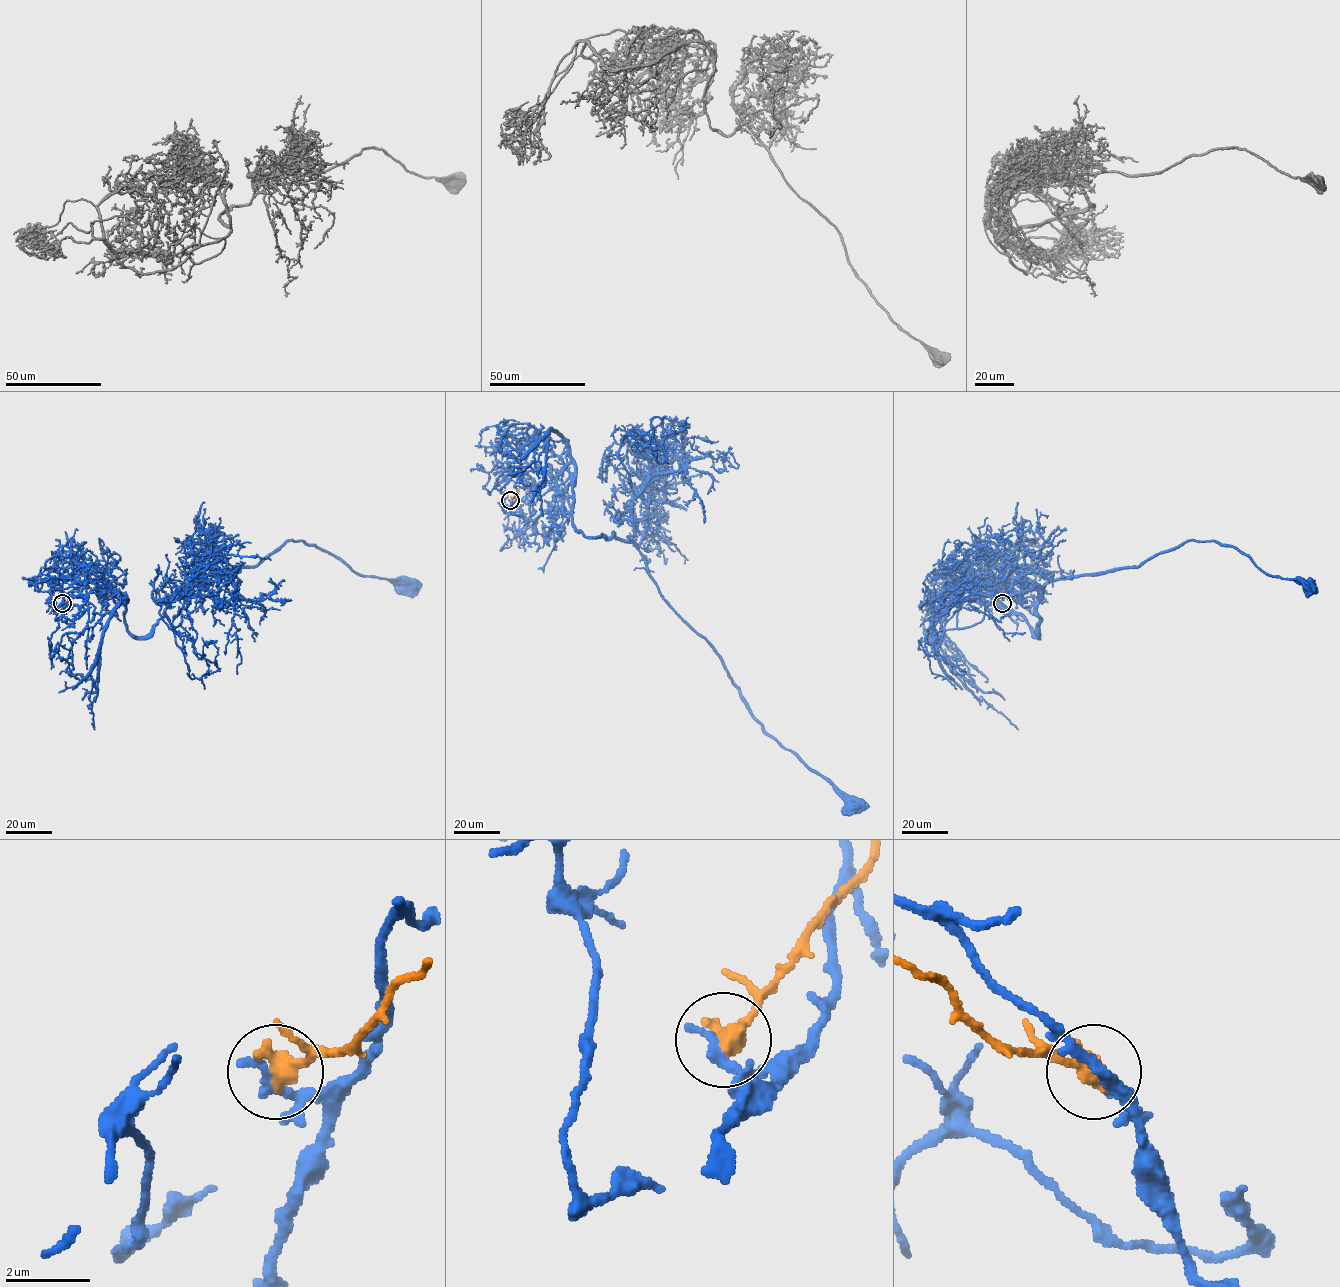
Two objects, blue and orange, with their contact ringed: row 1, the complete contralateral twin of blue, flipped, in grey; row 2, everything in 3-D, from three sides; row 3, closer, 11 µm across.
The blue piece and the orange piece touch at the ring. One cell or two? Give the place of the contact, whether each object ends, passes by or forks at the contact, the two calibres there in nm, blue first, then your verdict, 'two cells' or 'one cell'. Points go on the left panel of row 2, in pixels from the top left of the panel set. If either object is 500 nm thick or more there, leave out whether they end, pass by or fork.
at (62, 603); 320 nm thick on the blue side, 500 nm on the other; two cells

